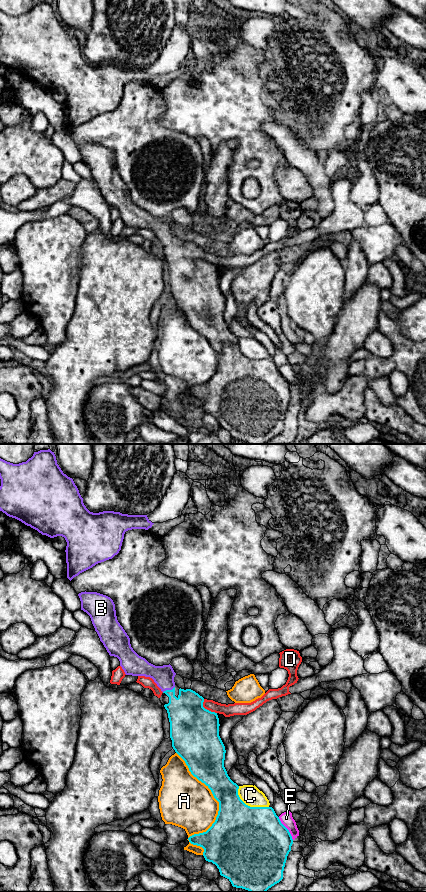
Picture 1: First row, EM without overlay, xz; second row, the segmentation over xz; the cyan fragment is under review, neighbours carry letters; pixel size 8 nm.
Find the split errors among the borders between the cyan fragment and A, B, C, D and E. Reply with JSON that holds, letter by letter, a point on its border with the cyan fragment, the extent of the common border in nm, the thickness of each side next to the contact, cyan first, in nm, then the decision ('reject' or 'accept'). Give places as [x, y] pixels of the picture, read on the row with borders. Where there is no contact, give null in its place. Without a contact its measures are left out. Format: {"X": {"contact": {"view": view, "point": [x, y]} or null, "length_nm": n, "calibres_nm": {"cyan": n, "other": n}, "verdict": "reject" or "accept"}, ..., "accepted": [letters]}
{"A": {"contact": {"view": "xz", "point": [219, 810]}, "length_nm": 850, "calibres_nm": {"cyan": 460, "other": 400}, "verdict": "reject"}, "B": {"contact": {"view": "xz", "point": [168, 690]}, "length_nm": 110, "calibres_nm": {"cyan": 300, "other": 170}, "verdict": "accept"}, "C": {"contact": {"view": "xz", "point": [247, 805]}, "length_nm": 300, "calibres_nm": {"cyan": 480, "other": 160}, "verdict": "reject"}, "D": {"contact": {"view": "xz", "point": [206, 709]}, "length_nm": 160, "calibres_nm": {"cyan": 400, "other": 100}, "verdict": "reject"}, "E": {"contact": {"view": "xz", "point": [286, 828]}, "length_nm": 220, "calibres_nm": {"cyan": 480, "other": 100}, "verdict": "reject"}, "accepted": ["B"]}

